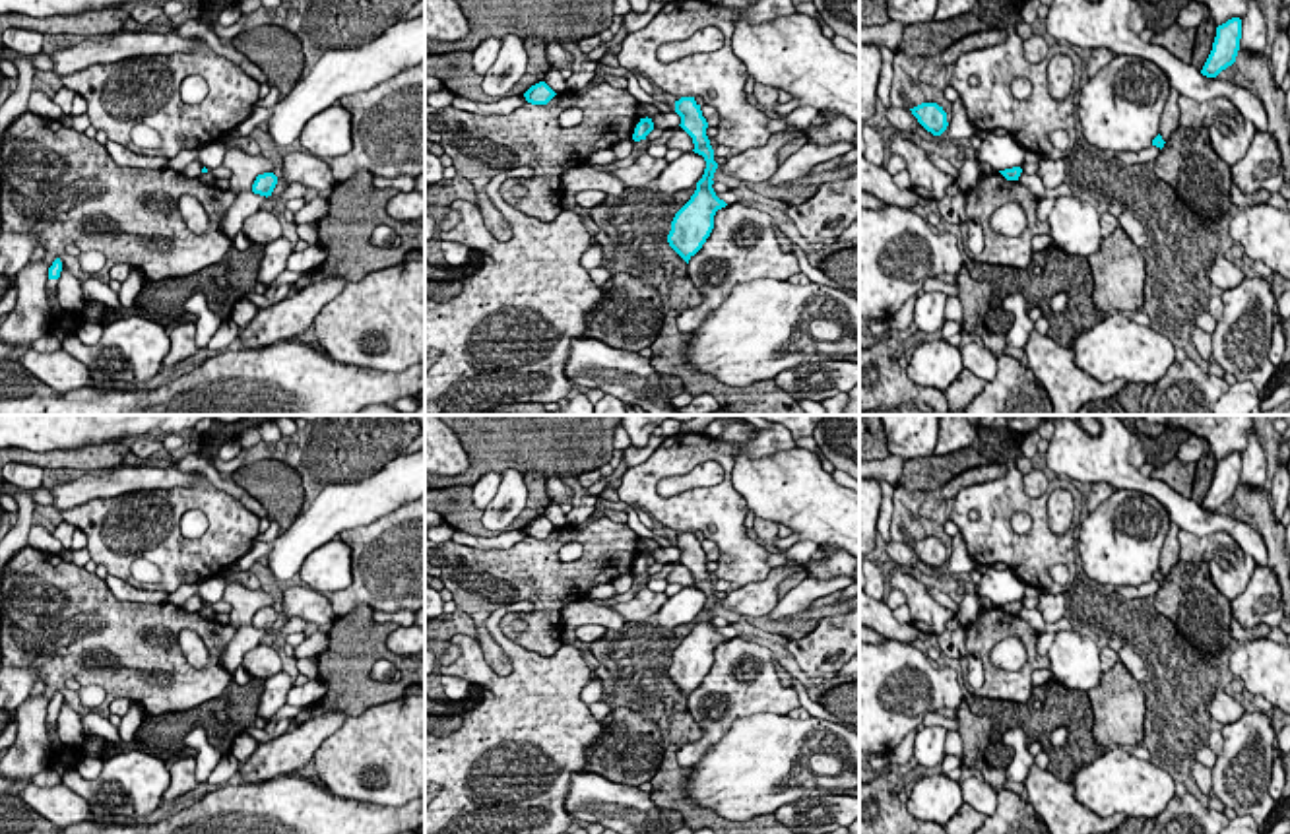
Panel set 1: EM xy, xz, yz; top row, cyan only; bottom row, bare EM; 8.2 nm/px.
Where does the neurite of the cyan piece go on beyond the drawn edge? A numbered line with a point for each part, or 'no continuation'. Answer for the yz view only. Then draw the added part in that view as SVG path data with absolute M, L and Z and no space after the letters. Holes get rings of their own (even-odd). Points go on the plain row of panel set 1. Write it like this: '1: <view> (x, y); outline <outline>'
no continuation

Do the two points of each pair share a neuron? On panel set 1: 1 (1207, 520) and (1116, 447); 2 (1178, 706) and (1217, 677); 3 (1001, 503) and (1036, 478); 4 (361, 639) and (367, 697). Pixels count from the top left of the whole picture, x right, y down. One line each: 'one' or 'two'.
1: one
2: one
3: two
4: one

